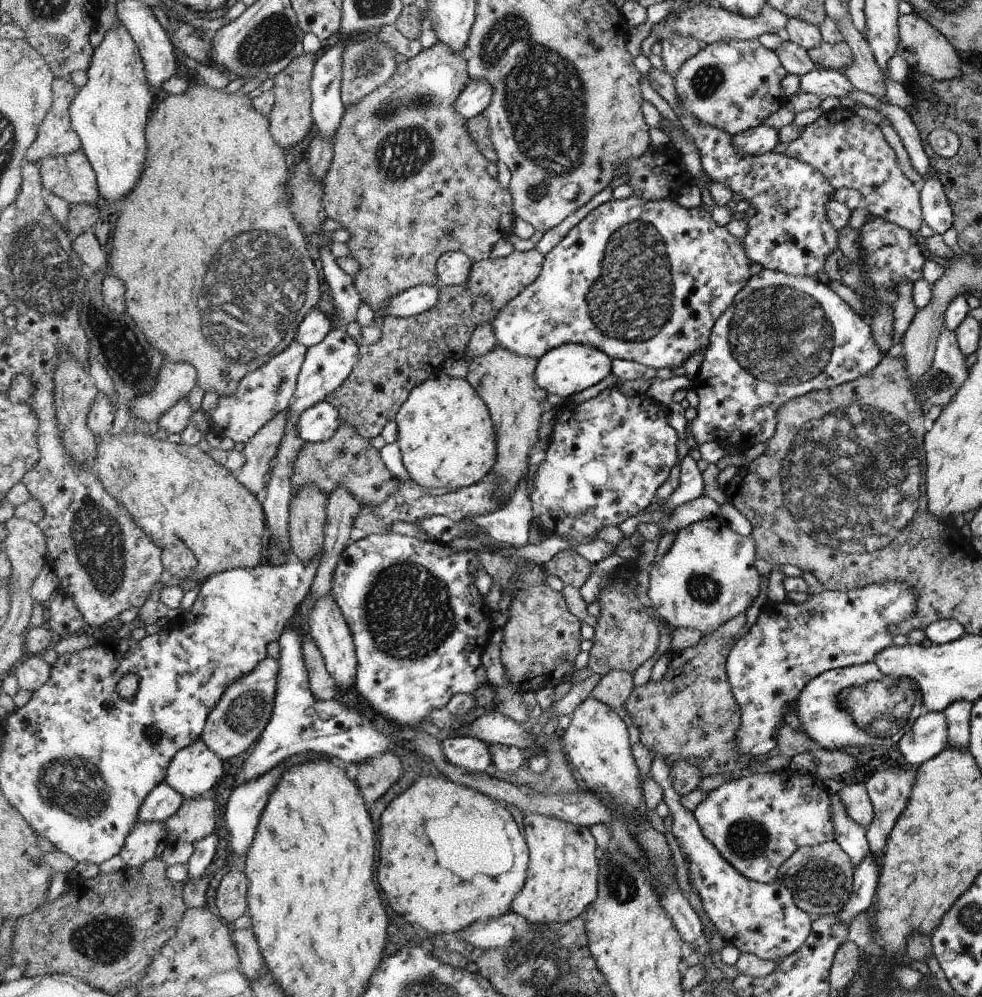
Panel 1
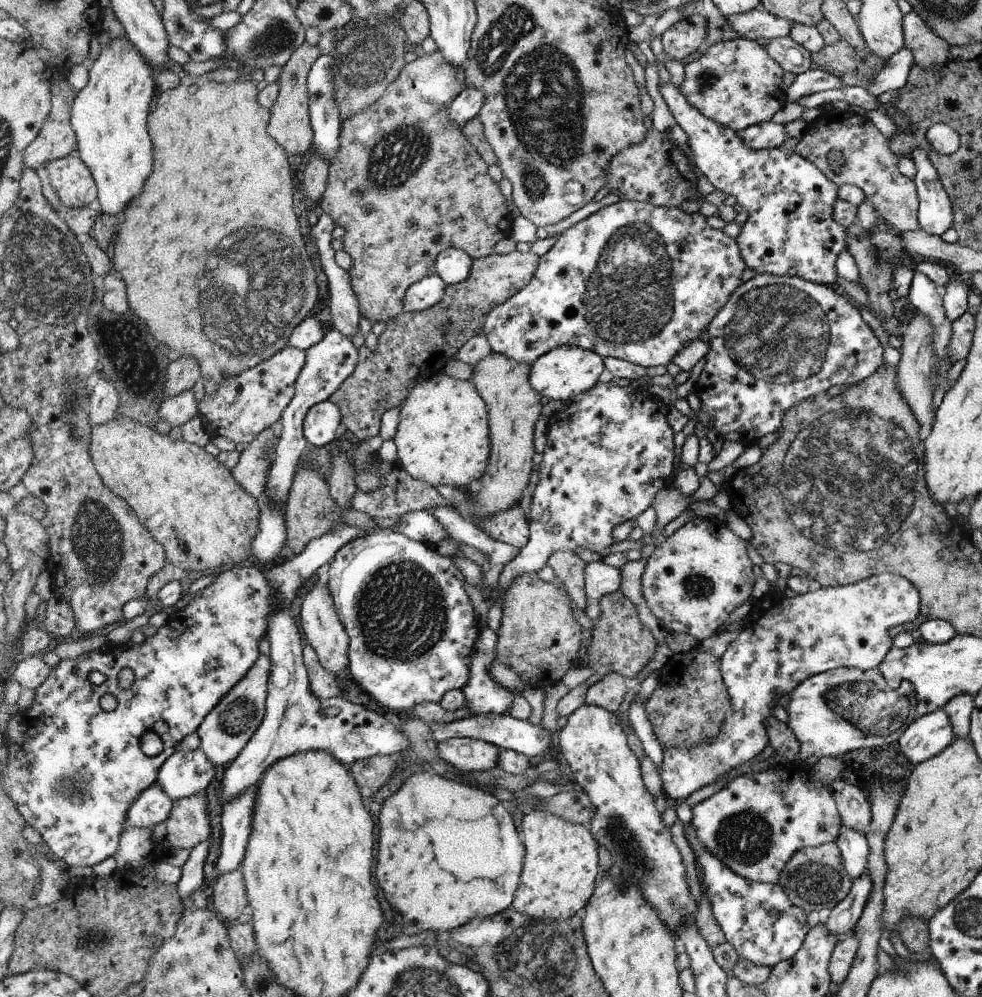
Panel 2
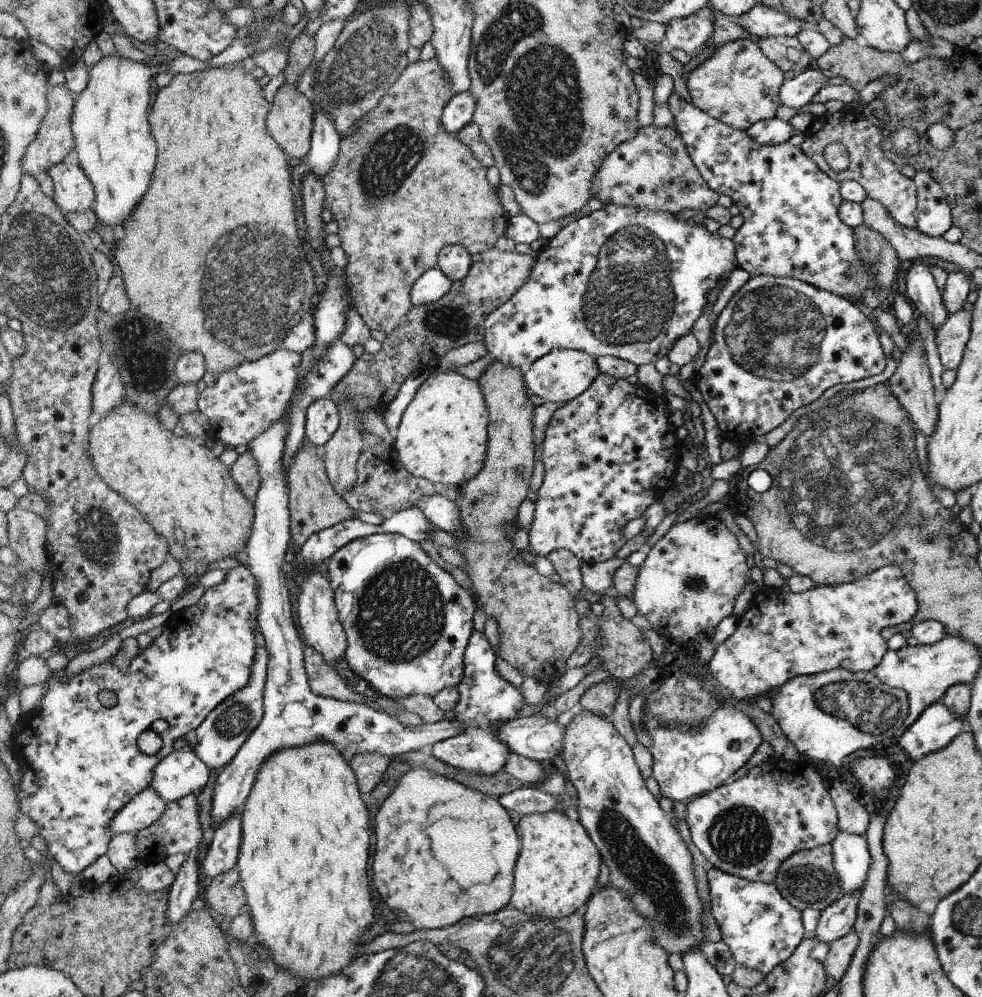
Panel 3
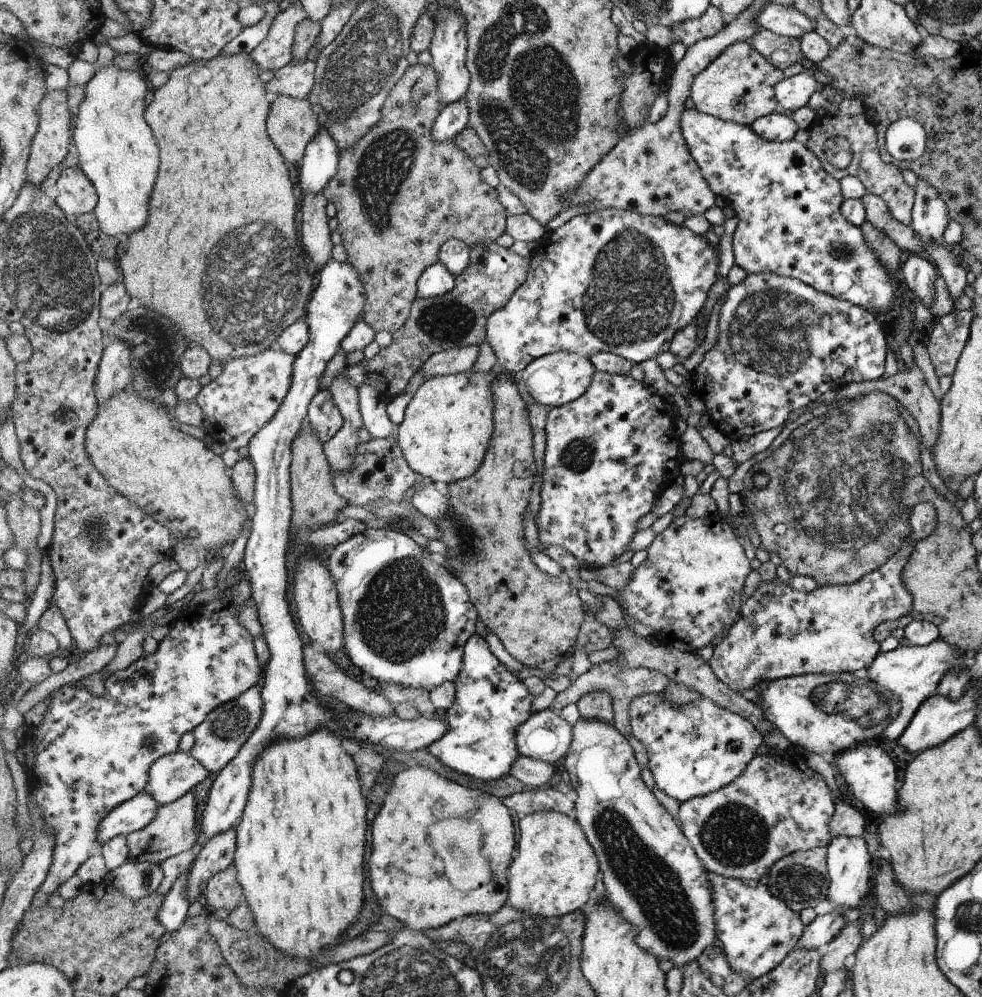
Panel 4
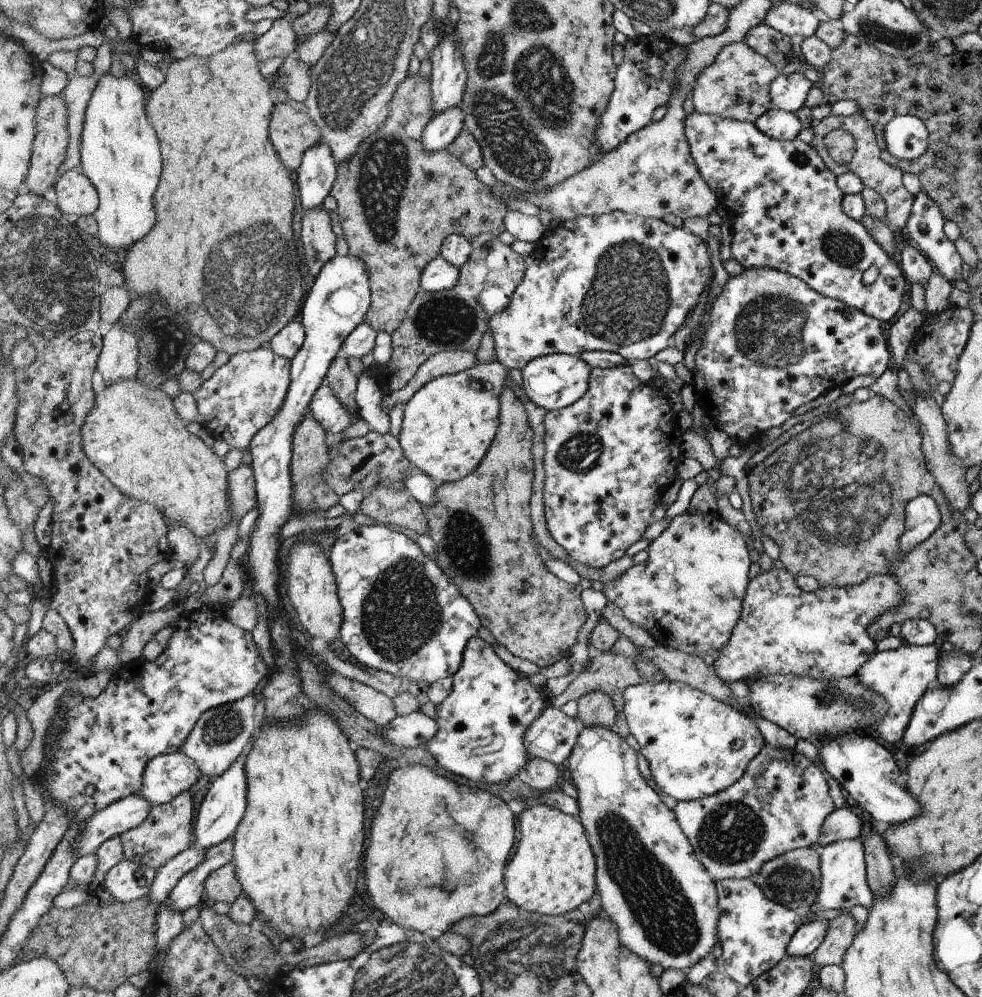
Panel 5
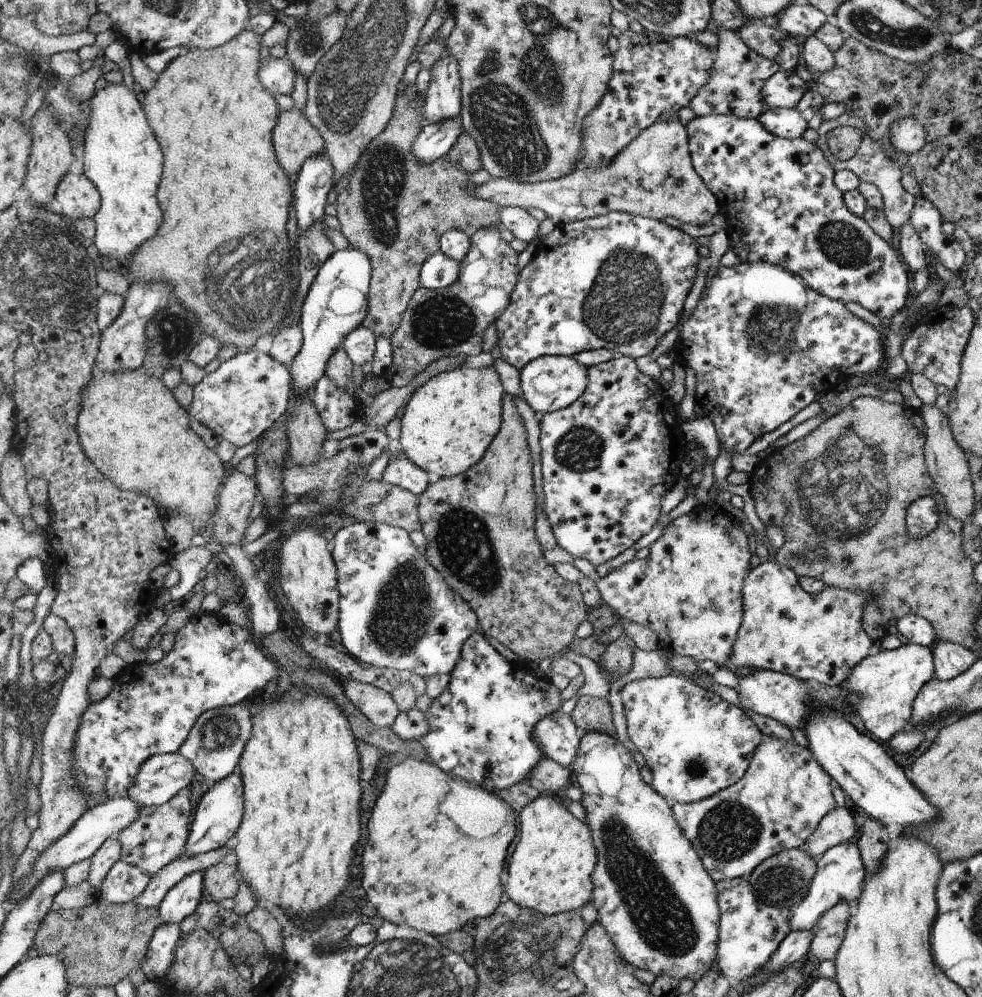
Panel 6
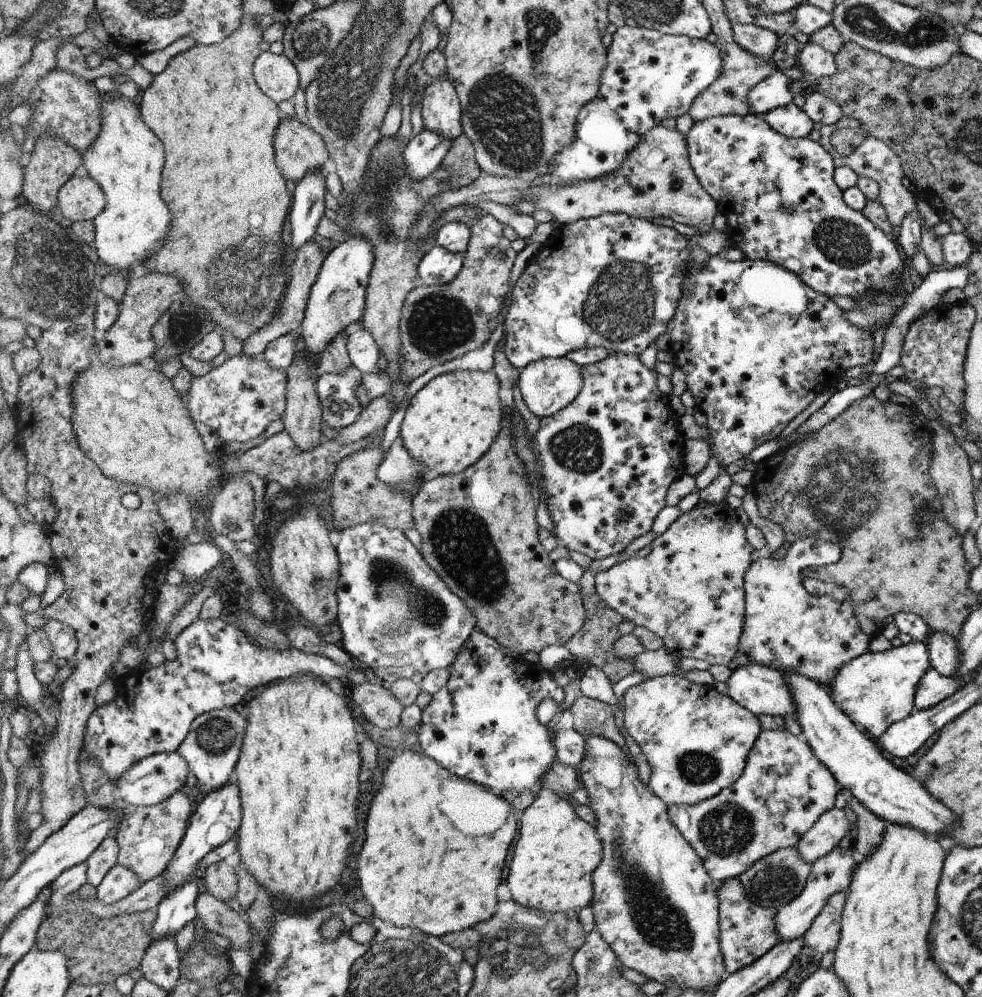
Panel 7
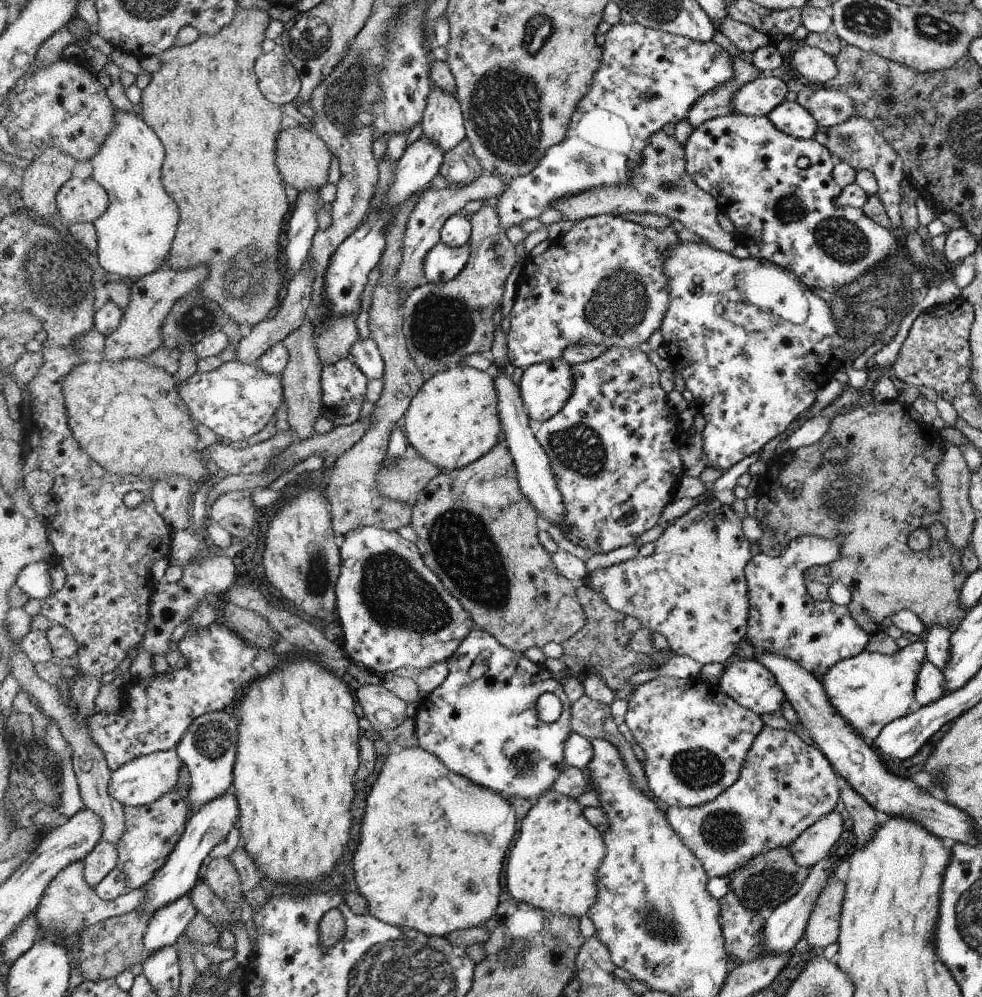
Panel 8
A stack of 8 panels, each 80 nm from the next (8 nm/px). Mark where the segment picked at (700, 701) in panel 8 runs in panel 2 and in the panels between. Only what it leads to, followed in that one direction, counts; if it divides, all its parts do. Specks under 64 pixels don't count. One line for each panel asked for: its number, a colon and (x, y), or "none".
2: (787, 639)
3: (689, 761)
4: (694, 750)
5: (696, 746)
6: (695, 744)
7: (697, 742)

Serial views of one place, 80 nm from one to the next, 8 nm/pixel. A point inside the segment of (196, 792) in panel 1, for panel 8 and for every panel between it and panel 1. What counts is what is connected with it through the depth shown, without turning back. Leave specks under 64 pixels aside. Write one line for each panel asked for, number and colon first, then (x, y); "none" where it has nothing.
2: (188, 773)
3: (183, 773)
4: (173, 776)
5: (168, 776)
6: (162, 778)
7: (155, 779)
8: (145, 781)

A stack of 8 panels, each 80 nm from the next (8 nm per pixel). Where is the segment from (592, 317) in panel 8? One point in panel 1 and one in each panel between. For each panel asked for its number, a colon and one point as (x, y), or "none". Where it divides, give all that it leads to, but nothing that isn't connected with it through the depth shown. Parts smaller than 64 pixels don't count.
1: (645, 281)
2: (637, 282)
3: (625, 282)
4: (614, 281)
5: (623, 283)
6: (618, 281)
7: (614, 281)

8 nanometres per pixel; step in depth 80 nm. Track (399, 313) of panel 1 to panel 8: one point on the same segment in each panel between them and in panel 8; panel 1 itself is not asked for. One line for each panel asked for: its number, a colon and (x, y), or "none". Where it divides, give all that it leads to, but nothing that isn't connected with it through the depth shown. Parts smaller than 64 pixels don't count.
2: (426, 293)
3: (435, 284)
4: (437, 280)
5: (439, 275)
6: (439, 271)
7: (440, 266)
8: (442, 263)

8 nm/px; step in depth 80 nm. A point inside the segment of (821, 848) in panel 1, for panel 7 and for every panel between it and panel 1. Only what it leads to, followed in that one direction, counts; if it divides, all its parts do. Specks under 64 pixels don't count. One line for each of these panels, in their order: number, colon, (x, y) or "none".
2: (814, 879)
3: (808, 879)
4: (802, 880)
5: (794, 879)
6: (784, 880)
7: (774, 881)

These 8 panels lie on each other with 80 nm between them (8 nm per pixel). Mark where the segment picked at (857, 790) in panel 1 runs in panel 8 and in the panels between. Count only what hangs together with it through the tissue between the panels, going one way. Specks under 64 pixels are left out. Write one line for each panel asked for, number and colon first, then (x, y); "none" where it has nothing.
2: (855, 809)
3: (852, 817)
4: (852, 822)
5: (843, 823)
6: (840, 825)
7: (824, 836)
8: (813, 845)

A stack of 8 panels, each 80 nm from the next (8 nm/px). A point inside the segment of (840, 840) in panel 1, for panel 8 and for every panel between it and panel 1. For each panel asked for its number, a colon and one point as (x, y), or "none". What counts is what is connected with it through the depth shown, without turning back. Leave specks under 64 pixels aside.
2: (854, 847)
3: (851, 858)
4: (849, 863)
5: (844, 884)
6: (840, 876)
7: (833, 873)
8: (785, 926)

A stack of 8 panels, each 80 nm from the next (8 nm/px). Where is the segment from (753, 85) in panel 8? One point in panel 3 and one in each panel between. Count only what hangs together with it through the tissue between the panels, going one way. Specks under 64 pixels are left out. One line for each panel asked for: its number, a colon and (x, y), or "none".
3: (796, 93)
4: (793, 93)
5: (789, 92)
6: (783, 91)
7: (773, 92)

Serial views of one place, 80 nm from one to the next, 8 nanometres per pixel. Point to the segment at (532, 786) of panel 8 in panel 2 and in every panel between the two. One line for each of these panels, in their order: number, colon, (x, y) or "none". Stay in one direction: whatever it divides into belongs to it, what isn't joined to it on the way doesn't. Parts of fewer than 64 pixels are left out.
2: (482, 695)
3: (486, 702)
4: (489, 704)
5: (483, 722)
6: (482, 725)
7: (482, 725)

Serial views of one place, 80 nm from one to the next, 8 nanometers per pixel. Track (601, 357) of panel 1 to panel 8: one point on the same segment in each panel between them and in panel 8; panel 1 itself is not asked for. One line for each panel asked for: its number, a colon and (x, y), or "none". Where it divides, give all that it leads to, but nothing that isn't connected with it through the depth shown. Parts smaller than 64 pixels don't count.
2: (565, 373)
3: (565, 374)
4: (556, 379)
5: (555, 381)
6: (549, 383)
7: (549, 385)
8: (546, 387)

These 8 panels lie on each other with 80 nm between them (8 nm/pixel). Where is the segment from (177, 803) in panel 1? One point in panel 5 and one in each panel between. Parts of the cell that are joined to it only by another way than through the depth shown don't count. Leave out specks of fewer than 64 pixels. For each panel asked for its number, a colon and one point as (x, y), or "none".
2: (154, 806)
3: (148, 807)
4: (134, 815)
5: (123, 816)

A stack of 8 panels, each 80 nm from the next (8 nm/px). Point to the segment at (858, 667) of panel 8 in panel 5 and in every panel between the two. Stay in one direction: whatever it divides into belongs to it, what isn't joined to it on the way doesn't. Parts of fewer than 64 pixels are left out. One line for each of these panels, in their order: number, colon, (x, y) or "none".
5: (902, 675)
6: (889, 682)
7: (876, 690)

